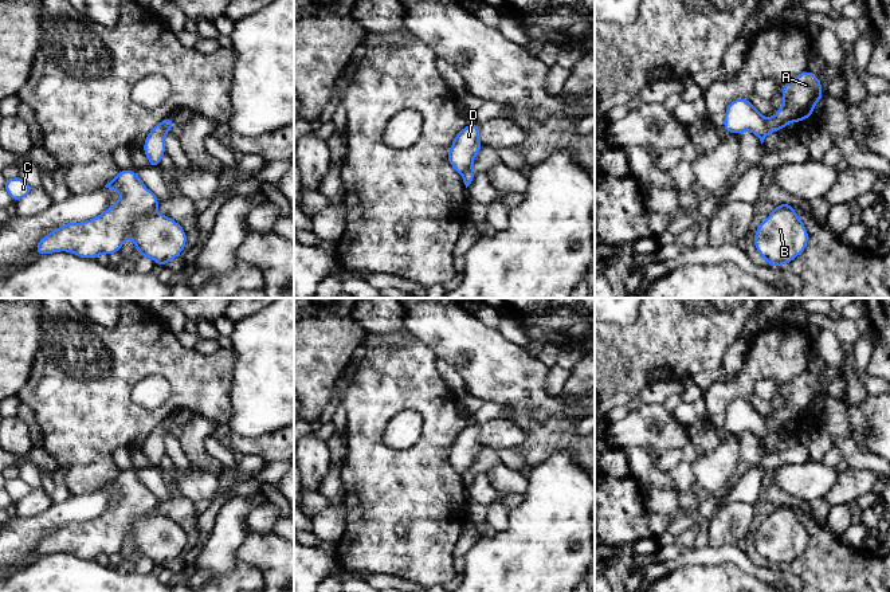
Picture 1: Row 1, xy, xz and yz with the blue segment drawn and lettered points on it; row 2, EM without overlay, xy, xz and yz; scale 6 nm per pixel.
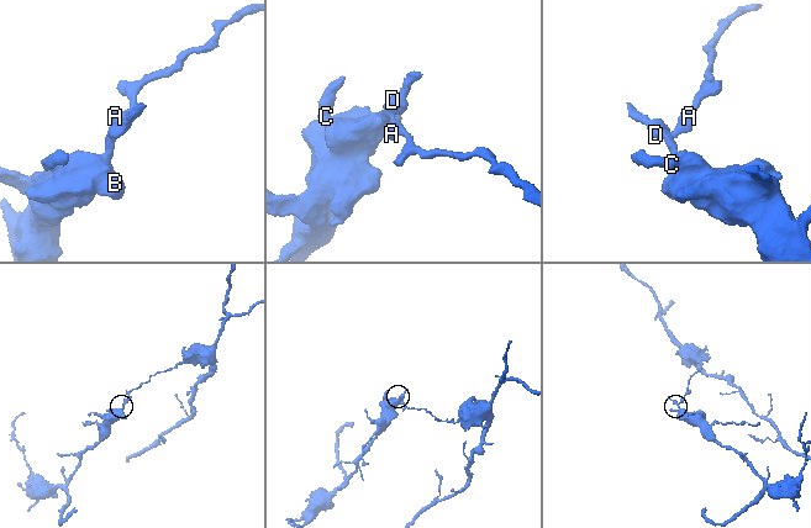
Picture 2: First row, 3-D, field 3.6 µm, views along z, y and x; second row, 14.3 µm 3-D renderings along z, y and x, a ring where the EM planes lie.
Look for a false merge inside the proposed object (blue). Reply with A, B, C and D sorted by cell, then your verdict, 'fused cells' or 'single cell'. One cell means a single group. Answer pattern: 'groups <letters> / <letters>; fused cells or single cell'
groups A / B C D; fused cells

